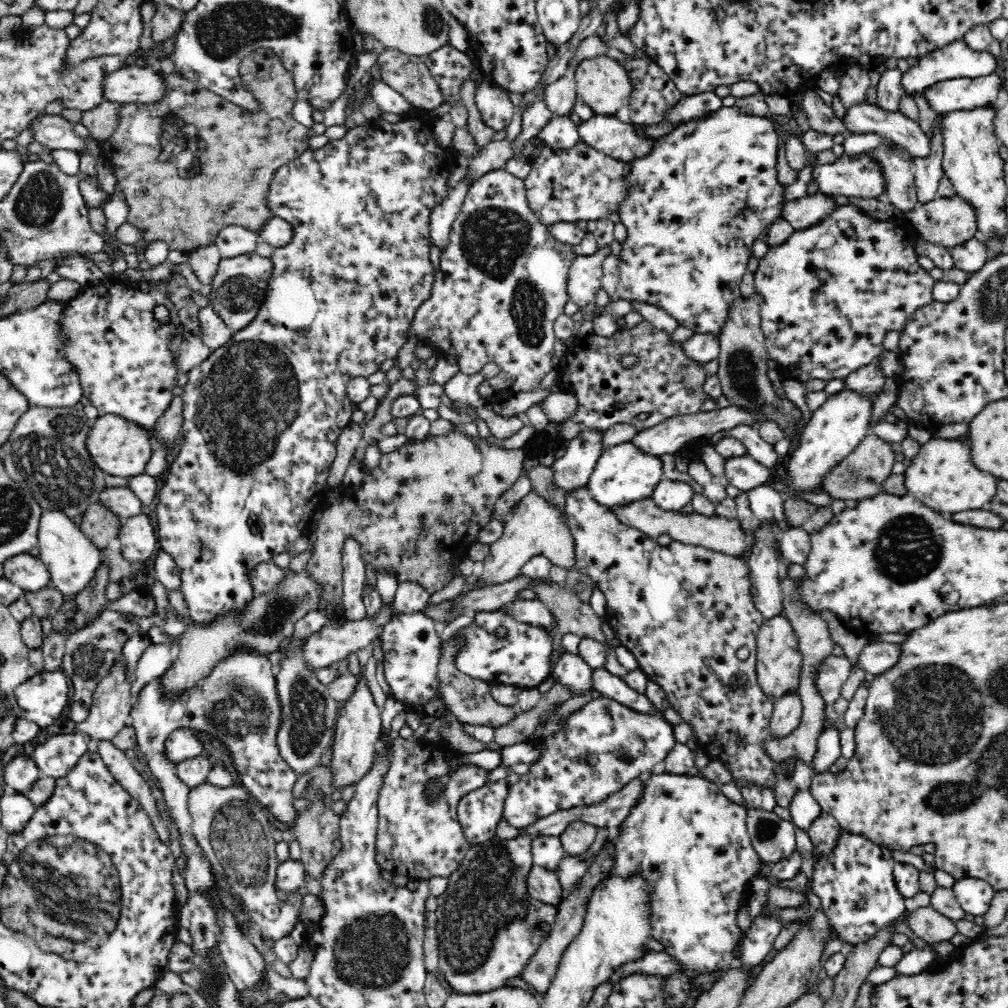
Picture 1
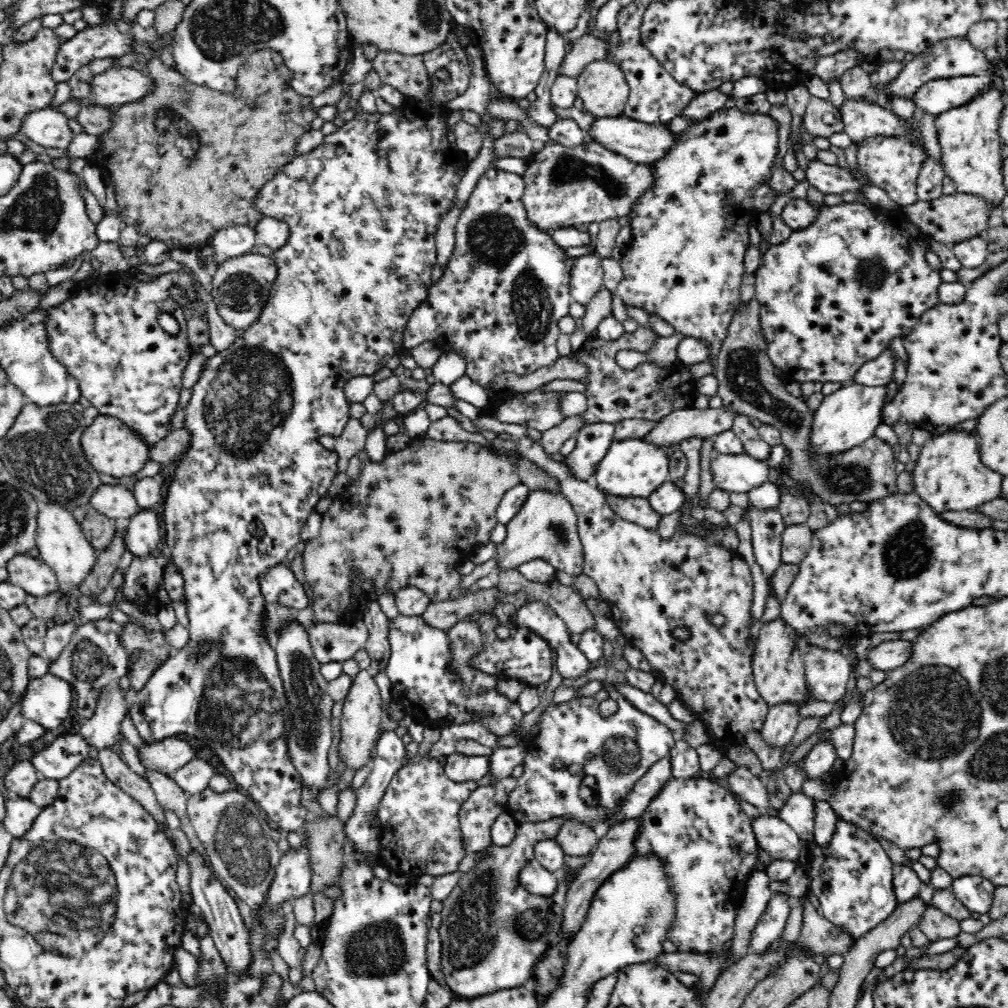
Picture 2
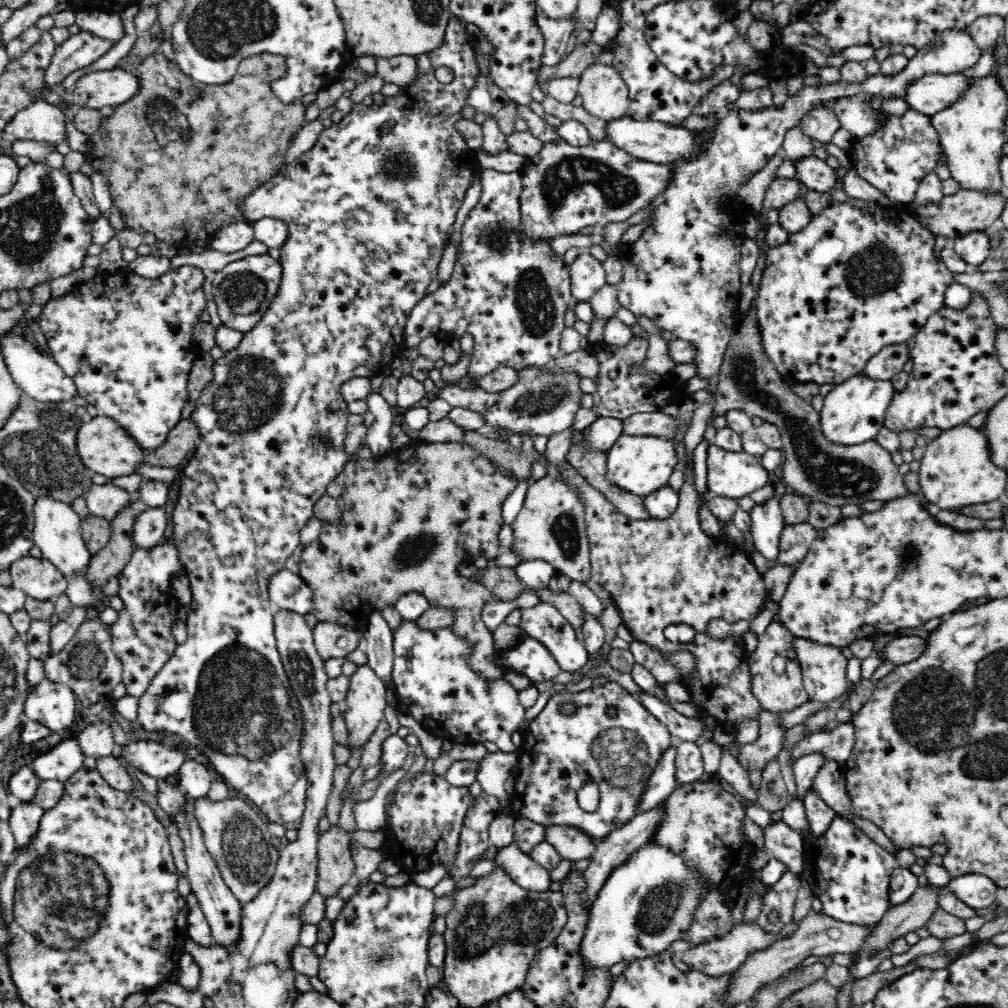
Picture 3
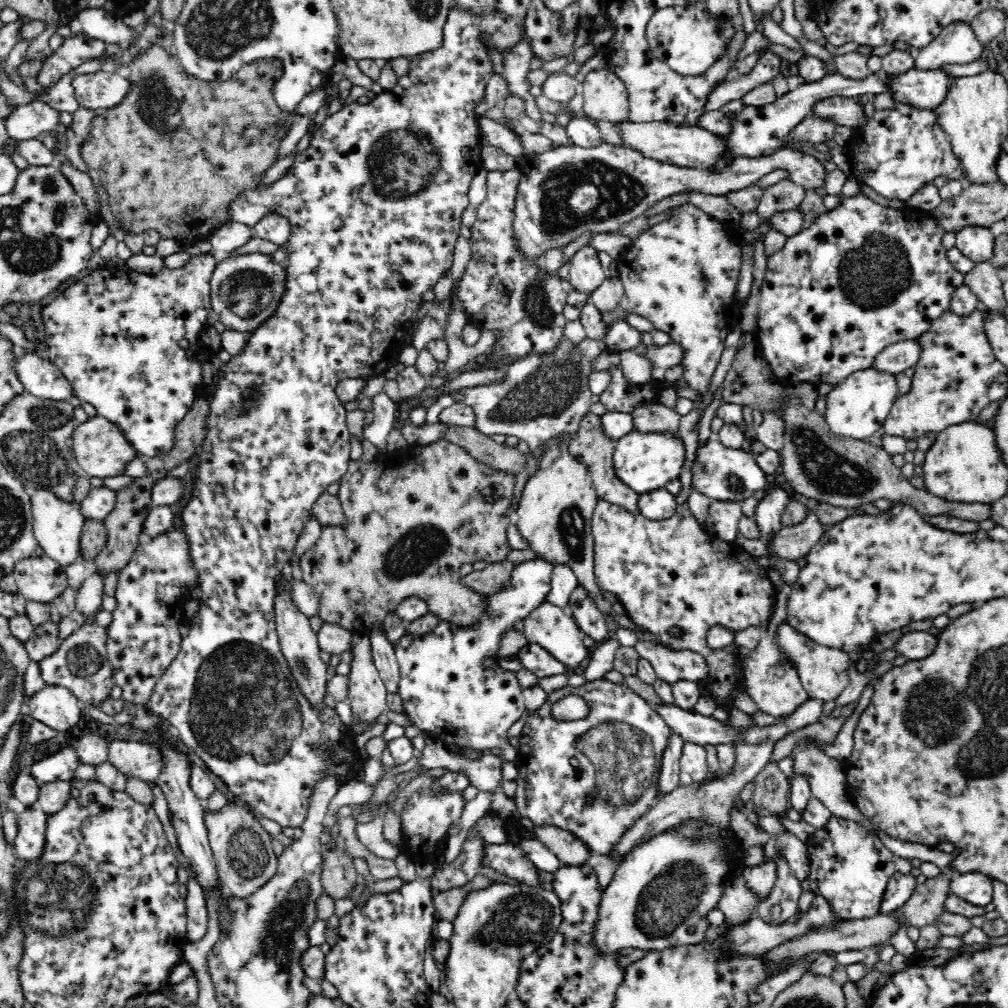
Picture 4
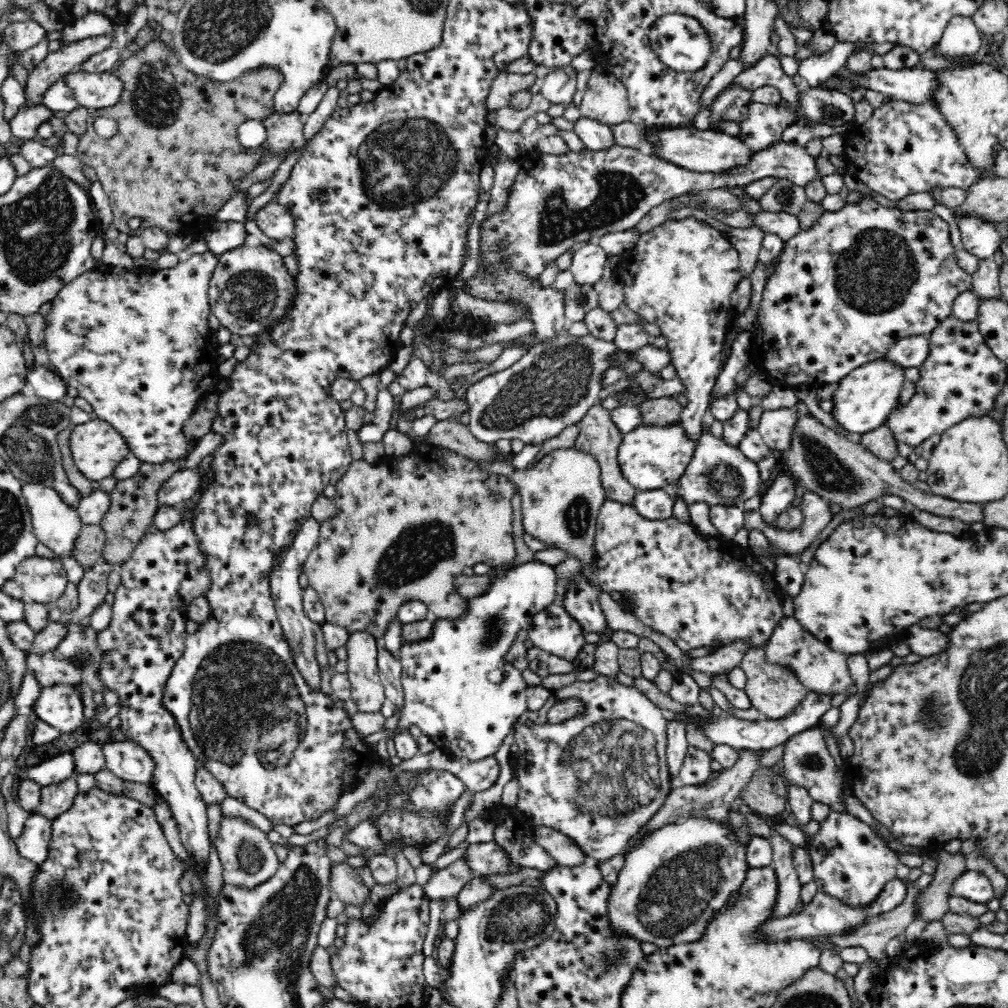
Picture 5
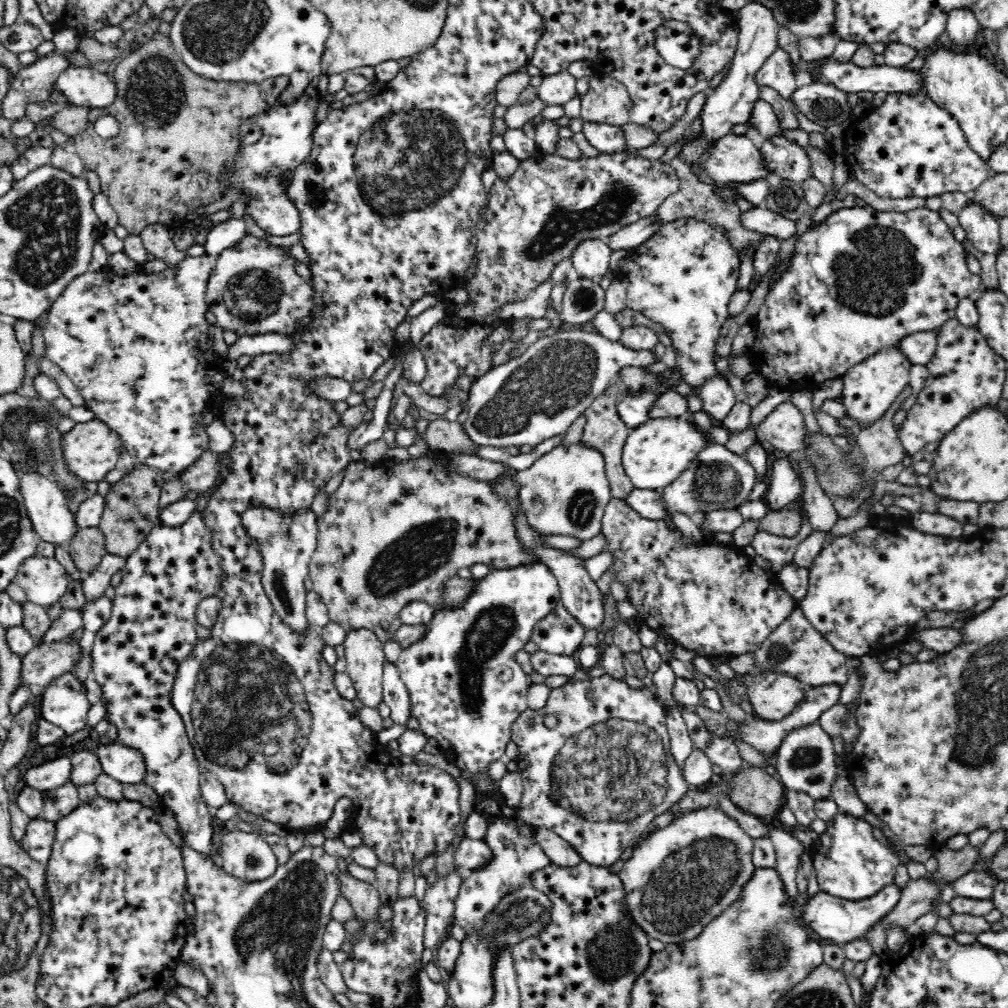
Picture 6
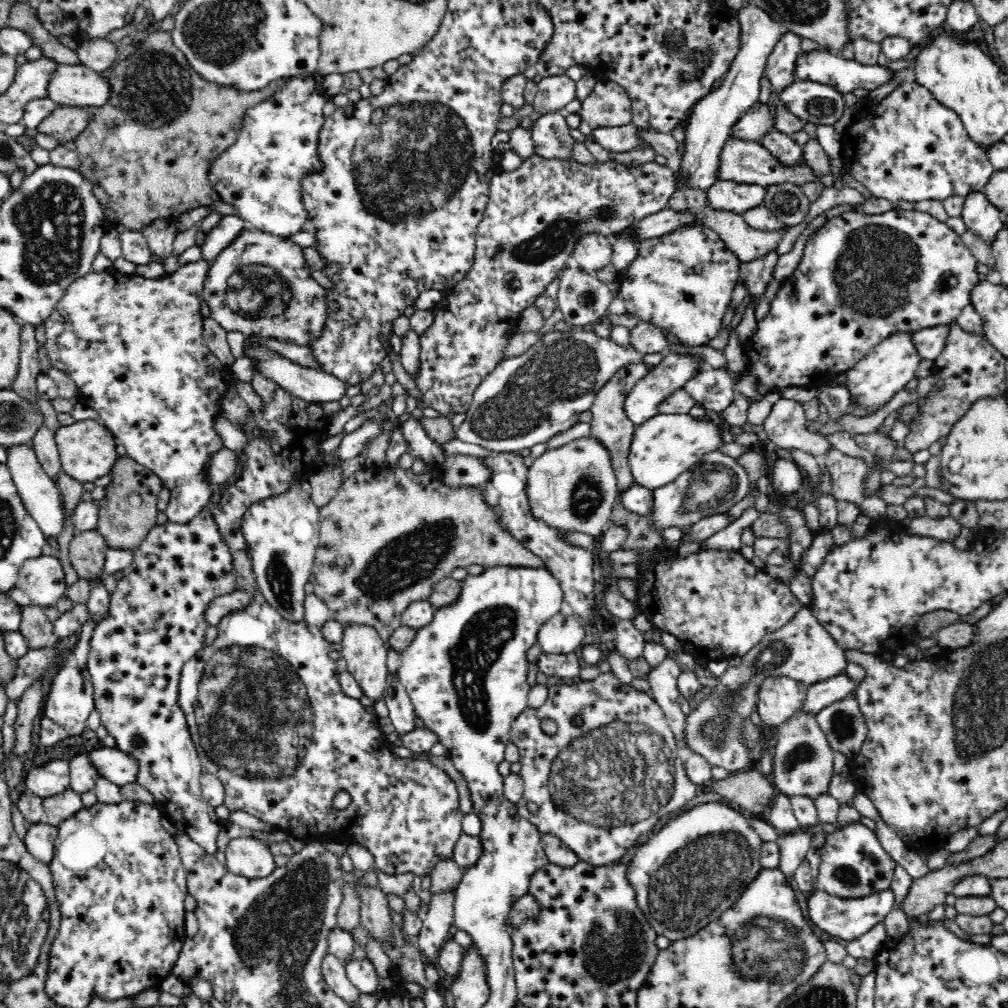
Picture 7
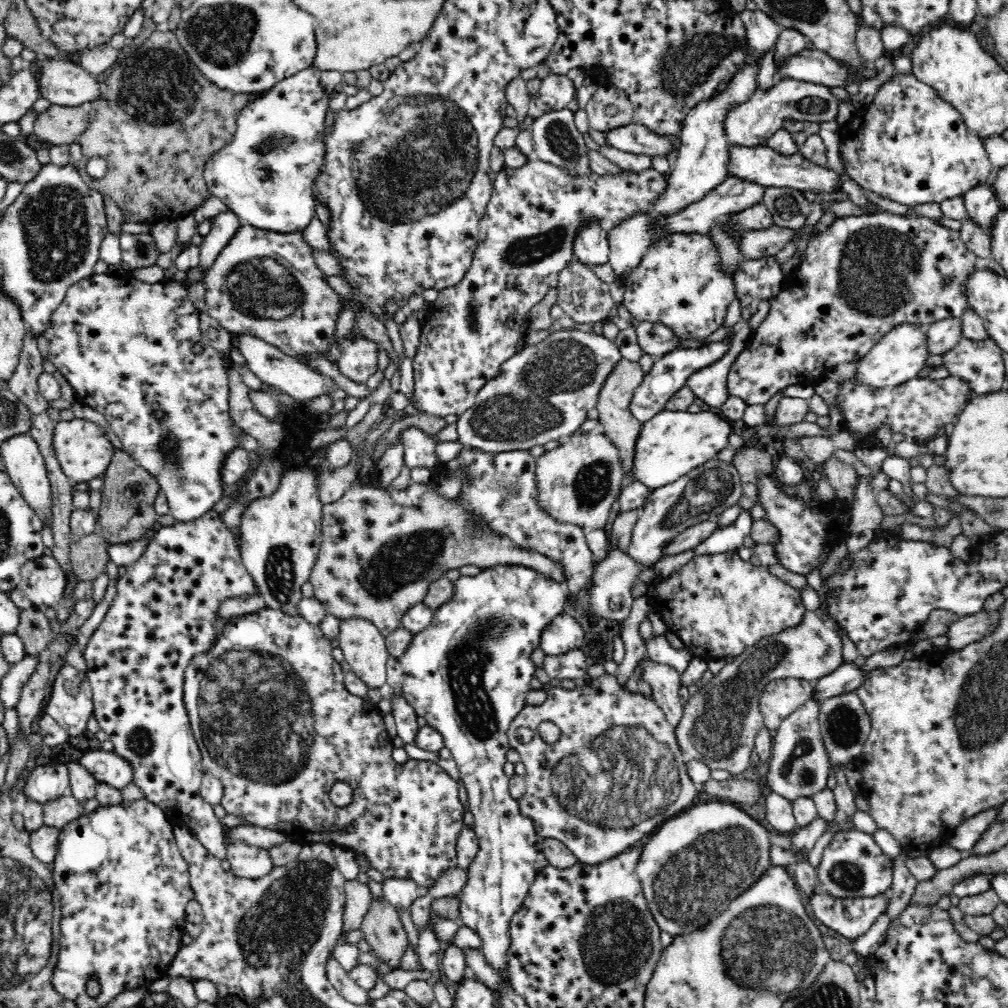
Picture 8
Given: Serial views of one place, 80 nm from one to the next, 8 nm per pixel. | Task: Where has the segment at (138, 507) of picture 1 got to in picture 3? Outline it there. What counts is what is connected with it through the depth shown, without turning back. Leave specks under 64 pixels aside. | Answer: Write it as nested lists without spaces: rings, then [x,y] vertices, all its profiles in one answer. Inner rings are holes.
[[[112,484],[90,487],[85,498],[89,512],[112,520],[120,511],[130,508],[135,495]]]

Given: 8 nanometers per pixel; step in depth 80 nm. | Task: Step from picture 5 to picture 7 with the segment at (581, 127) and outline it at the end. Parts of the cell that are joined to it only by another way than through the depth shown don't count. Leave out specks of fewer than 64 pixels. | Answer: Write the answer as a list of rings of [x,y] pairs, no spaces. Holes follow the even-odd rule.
[[[630,122],[624,126],[592,128],[593,140],[610,152],[628,152],[632,148],[646,146],[638,137],[637,126]]]

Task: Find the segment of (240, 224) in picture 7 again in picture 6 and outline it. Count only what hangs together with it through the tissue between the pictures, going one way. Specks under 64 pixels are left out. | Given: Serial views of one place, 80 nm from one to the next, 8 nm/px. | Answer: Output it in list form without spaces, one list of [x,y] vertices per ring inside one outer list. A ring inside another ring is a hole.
[[[228,219],[224,223],[208,228],[206,243],[203,245],[205,253],[212,257],[213,260],[217,260],[218,255],[222,251],[234,248],[246,236],[247,233],[243,219]]]

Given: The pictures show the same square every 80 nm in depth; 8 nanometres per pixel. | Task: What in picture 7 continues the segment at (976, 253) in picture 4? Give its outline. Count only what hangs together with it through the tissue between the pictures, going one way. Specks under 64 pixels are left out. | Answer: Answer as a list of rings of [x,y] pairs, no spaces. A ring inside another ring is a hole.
[[[982,191],[971,192],[966,196],[960,218],[968,232],[973,232],[991,248],[1003,228],[1002,213],[986,199]]]

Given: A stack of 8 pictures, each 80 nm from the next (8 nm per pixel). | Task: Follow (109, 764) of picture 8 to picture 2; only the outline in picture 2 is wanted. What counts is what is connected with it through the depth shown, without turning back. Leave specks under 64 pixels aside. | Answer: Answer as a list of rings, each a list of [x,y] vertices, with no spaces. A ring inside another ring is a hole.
[[[181,735],[170,736],[154,746],[146,747],[142,743],[140,756],[145,756],[146,764],[154,768],[156,772],[173,777],[178,768],[197,758],[190,740],[182,739]]]

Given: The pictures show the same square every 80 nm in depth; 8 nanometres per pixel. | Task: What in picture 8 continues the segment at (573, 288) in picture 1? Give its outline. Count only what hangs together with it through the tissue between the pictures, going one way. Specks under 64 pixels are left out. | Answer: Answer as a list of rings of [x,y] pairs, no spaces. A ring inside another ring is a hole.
[[[588,224],[575,236],[572,253],[590,270],[604,265],[609,262],[608,236],[601,224]]]

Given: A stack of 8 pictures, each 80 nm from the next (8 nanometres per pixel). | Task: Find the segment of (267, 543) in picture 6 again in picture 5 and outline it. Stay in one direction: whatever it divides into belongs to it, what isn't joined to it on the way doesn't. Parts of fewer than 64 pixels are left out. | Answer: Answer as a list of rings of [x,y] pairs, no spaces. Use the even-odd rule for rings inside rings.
[[[310,516],[307,519],[304,519],[299,524],[296,536],[294,537],[291,546],[288,547],[286,551],[282,551],[279,557],[275,558],[275,565],[271,572],[271,591],[272,598],[275,602],[276,616],[278,617],[280,627],[282,627],[282,635],[284,635],[284,639],[286,639],[286,643],[288,643],[288,647],[290,647],[290,653],[292,653],[292,656],[290,657],[292,657],[292,661],[294,661],[296,669],[298,669],[299,676],[302,676],[304,681],[306,681],[306,685],[315,692],[318,692],[321,688],[322,668],[320,663],[316,660],[315,638],[312,631],[313,622],[306,616],[306,613],[302,608],[302,586],[298,583],[298,576],[302,574],[302,566],[304,566],[304,562],[306,562],[308,554],[310,554],[310,551],[316,546],[316,544],[318,544],[320,534],[319,528],[320,522],[315,518]]]

